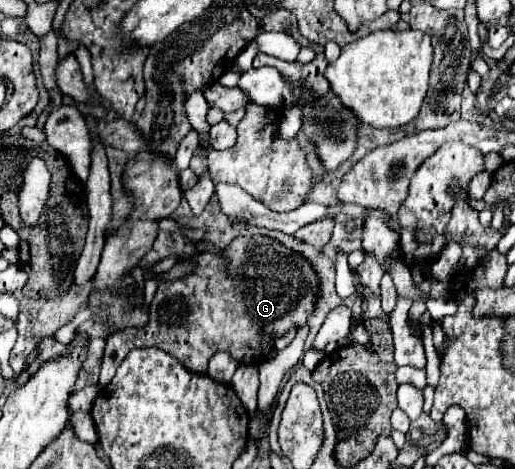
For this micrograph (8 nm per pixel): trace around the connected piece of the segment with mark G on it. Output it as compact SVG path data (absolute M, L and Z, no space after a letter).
M239 236L235 238L223 254L197 252L189 256L197 262L197 270L181 280L163 282L149 308L149 322L145 328L125 328L107 338L105 354L99 372L99 384L105 386L115 376L121 360L133 348L161 348L177 358L187 370L197 374L207 374L207 362L219 350L231 352L239 366L259 366L261 364L261 336L269 336L273 342L289 332L289 328L299 328L313 314L319 300L319 278L313 264L299 252L289 250L279 240L269 236Z

